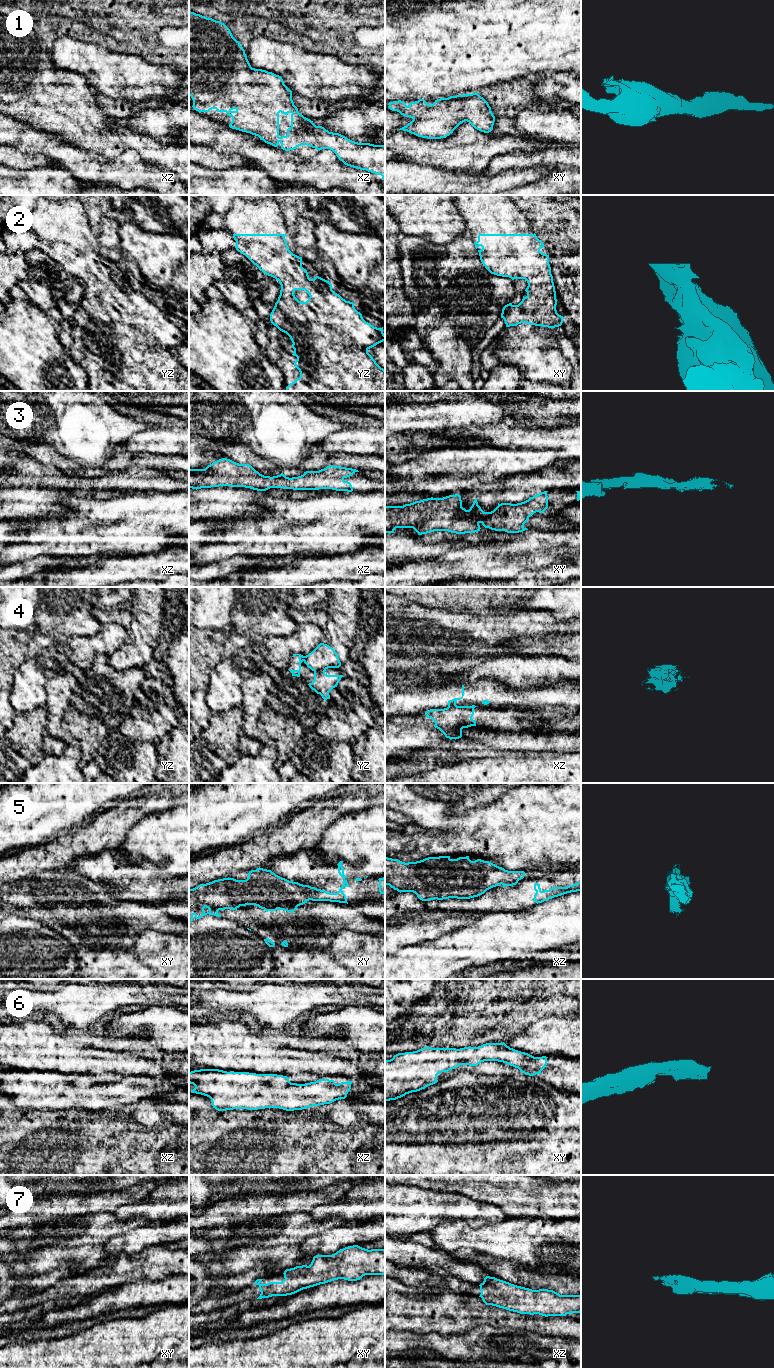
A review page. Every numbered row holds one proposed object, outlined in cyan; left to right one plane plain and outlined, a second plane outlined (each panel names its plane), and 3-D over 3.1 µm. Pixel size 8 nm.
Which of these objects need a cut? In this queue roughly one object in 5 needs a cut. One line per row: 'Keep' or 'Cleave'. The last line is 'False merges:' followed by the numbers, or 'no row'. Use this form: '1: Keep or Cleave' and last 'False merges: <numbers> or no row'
1: Keep
2: Keep
3: Keep
4: Cleave
5: Cleave
6: Keep
7: Keep
False merges: 4, 5

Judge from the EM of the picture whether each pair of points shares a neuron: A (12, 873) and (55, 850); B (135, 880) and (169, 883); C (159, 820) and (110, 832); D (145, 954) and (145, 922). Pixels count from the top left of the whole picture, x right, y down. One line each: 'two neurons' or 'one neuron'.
A: one neuron
B: one neuron
C: two neurons
D: two neurons

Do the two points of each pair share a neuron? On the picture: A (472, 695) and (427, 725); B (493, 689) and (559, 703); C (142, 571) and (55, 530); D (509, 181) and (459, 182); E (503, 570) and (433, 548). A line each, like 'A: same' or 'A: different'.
A: different
B: same
C: different
D: same
E: different

